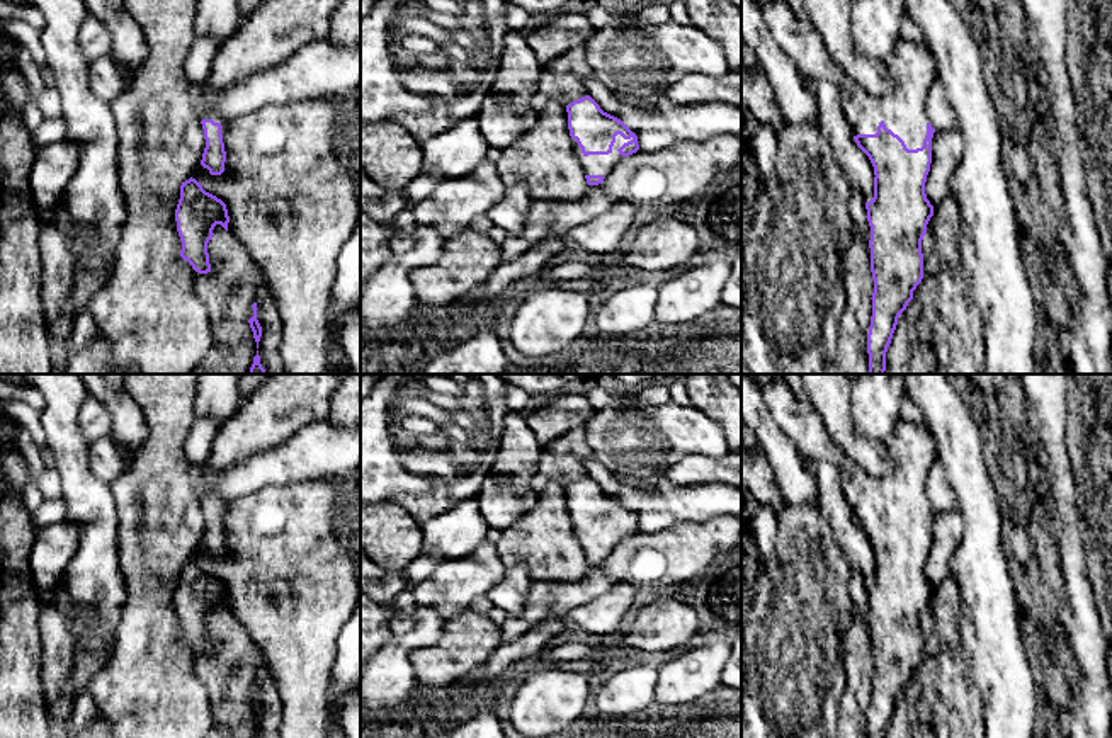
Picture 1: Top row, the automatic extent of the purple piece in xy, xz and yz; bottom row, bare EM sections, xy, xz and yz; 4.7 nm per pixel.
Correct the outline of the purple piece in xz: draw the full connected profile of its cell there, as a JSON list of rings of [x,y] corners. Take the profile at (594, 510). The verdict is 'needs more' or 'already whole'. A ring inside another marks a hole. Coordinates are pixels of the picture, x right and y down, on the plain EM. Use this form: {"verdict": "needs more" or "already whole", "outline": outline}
{"verdict": "needs more", "outline": [[[585,476],[566,486],[573,531],[588,566],[599,566],[617,544],[639,531],[638,517]]]}

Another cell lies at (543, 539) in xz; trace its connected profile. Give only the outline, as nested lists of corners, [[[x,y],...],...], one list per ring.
[[[558,481],[537,486],[534,510],[503,529],[495,546],[505,568],[524,565],[534,582],[571,583],[588,568],[573,531],[566,486]]]

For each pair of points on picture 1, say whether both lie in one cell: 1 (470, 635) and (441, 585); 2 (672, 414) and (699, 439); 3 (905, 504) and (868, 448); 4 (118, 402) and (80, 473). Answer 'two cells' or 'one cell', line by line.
1: two cells
2: one cell
3: two cells
4: two cells

